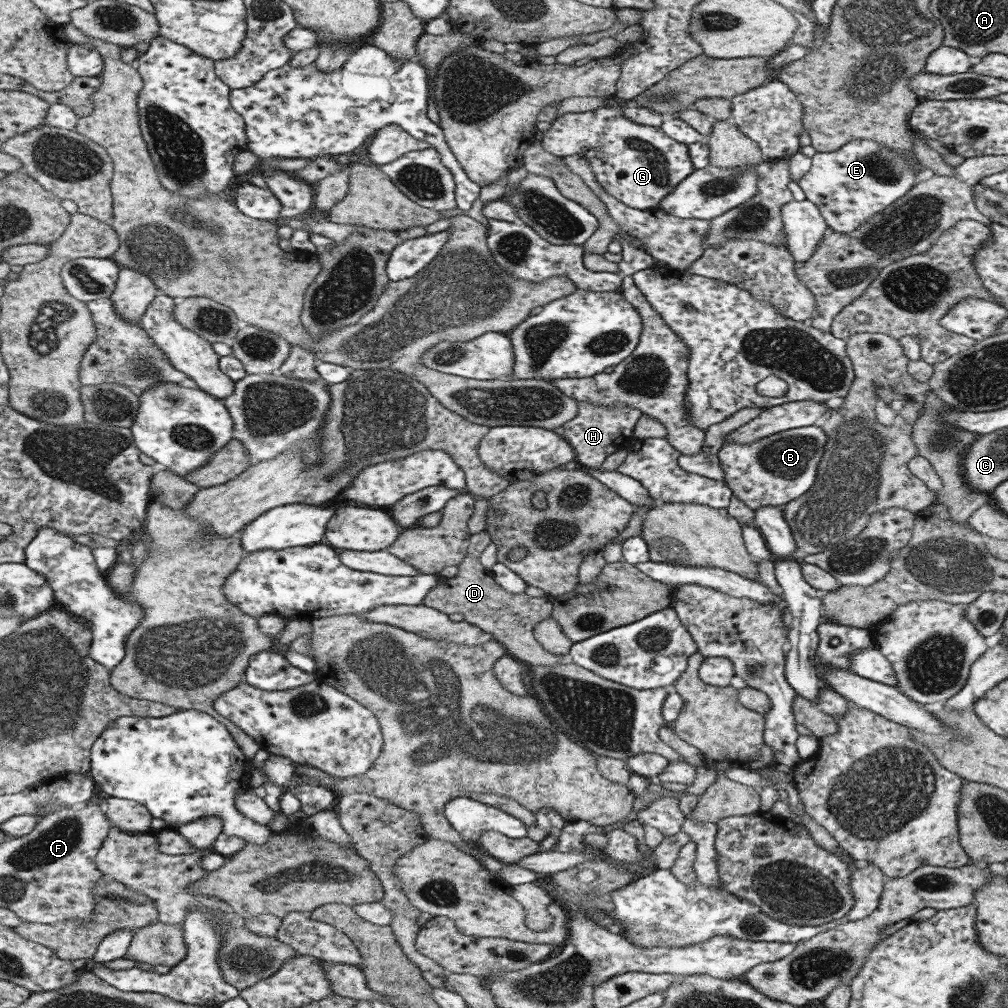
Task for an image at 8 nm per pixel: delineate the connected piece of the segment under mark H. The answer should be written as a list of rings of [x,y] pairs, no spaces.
[[[579,402],[578,414],[563,425],[563,437],[574,449],[575,461],[580,467],[600,468],[610,454],[631,446],[634,427],[641,414],[636,408],[604,408],[590,402]]]

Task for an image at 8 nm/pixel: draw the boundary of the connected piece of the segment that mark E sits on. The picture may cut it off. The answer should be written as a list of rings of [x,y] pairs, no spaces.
[[[856,139],[838,150],[811,156],[811,167],[798,180],[806,198],[814,203],[830,230],[849,233],[877,212],[902,198],[917,182],[917,172],[908,157],[870,139]]]

